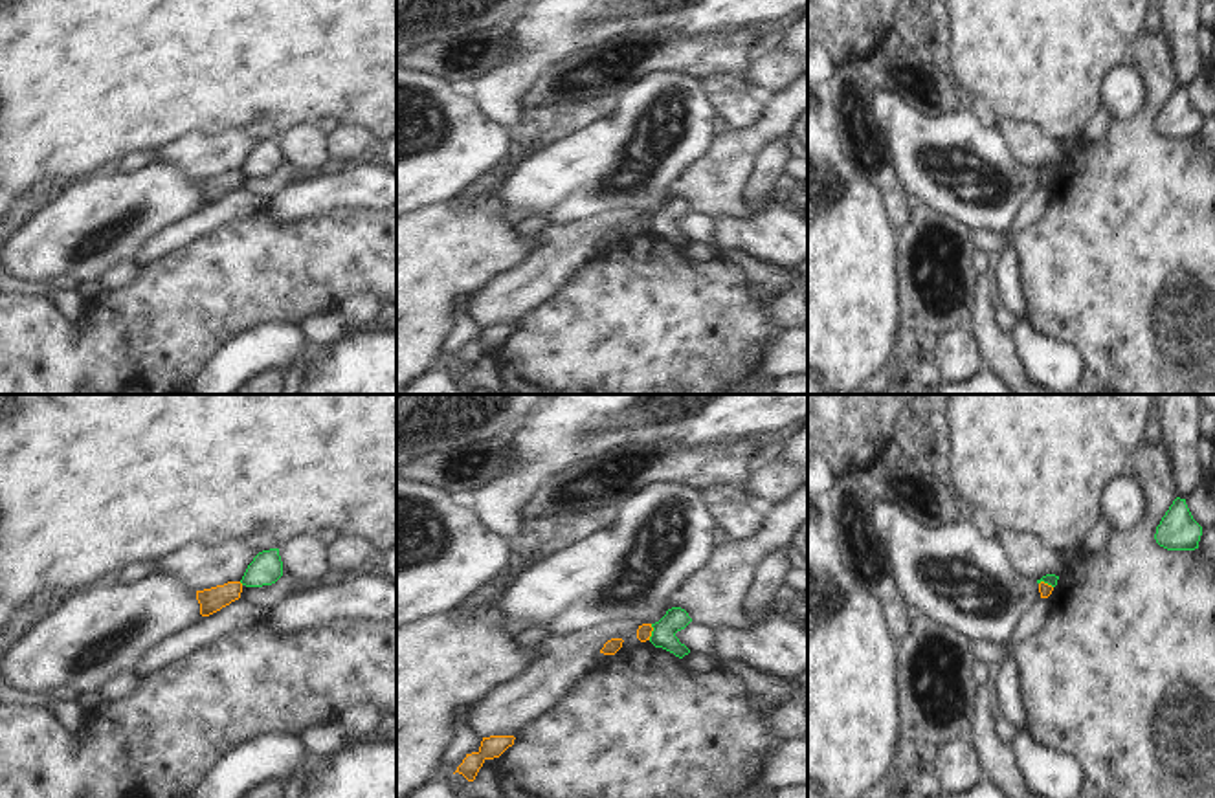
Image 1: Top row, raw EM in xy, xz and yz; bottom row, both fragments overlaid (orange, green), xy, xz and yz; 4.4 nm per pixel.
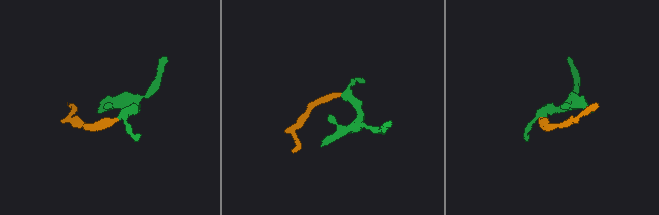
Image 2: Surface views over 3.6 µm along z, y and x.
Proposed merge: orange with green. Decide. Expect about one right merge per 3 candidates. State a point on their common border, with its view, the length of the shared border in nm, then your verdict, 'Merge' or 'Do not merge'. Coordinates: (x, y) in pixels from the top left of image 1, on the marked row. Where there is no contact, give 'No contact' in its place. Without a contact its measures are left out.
Touches orange at xz (652, 630). Shared border 70 nm. Do not merge.

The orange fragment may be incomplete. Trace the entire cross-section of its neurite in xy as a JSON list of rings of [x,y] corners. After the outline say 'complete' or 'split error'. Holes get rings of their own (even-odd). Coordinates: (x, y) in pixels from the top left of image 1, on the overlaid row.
[[[228,582],[211,589],[196,591],[196,600],[200,604],[200,615],[209,616],[231,602],[239,600],[242,593],[240,582]]]; complete

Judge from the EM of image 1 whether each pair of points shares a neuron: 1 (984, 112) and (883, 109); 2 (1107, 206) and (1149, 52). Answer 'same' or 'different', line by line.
1: different
2: same

